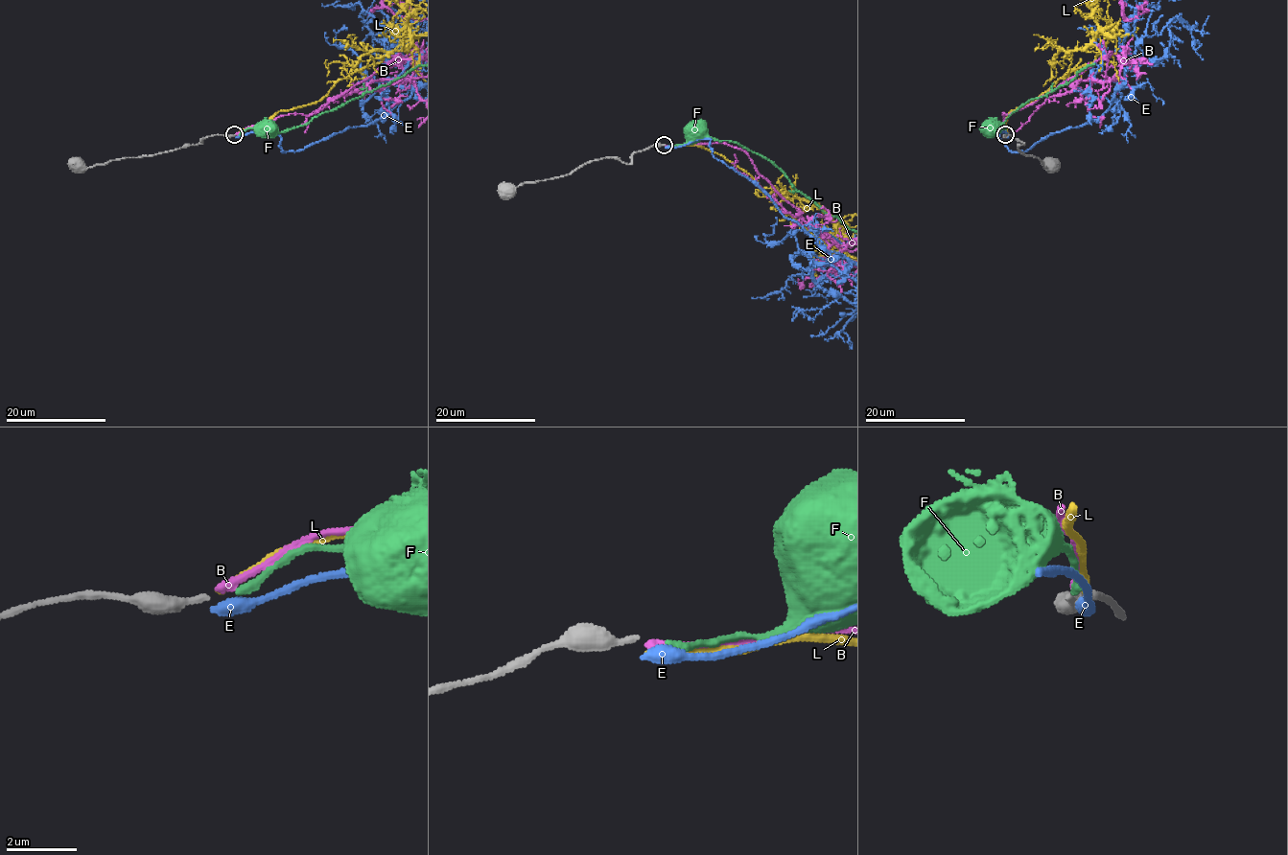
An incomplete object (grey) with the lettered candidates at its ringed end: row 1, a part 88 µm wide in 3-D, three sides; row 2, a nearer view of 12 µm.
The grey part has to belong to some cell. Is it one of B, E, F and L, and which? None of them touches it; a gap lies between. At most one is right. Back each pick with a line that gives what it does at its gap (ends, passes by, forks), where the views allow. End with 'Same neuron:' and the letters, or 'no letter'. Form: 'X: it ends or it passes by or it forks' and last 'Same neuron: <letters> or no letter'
Same neuron: no letter

